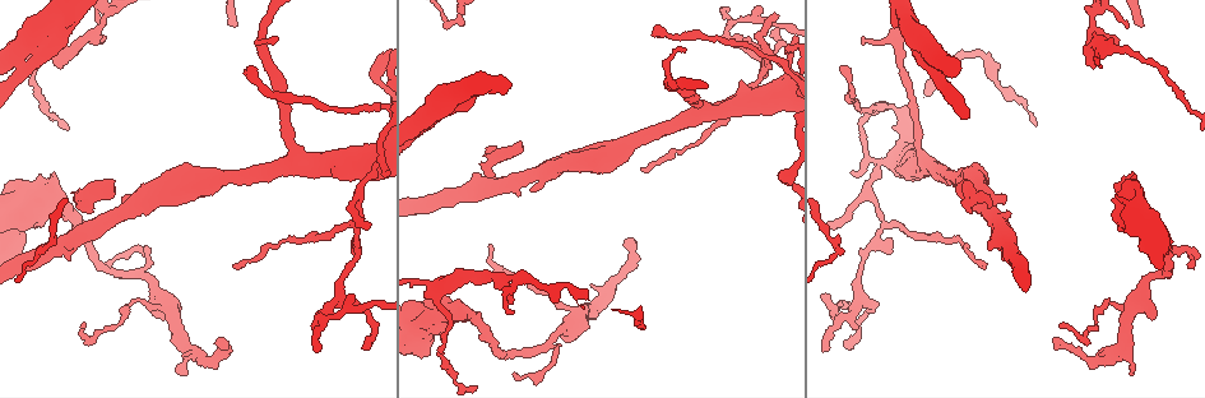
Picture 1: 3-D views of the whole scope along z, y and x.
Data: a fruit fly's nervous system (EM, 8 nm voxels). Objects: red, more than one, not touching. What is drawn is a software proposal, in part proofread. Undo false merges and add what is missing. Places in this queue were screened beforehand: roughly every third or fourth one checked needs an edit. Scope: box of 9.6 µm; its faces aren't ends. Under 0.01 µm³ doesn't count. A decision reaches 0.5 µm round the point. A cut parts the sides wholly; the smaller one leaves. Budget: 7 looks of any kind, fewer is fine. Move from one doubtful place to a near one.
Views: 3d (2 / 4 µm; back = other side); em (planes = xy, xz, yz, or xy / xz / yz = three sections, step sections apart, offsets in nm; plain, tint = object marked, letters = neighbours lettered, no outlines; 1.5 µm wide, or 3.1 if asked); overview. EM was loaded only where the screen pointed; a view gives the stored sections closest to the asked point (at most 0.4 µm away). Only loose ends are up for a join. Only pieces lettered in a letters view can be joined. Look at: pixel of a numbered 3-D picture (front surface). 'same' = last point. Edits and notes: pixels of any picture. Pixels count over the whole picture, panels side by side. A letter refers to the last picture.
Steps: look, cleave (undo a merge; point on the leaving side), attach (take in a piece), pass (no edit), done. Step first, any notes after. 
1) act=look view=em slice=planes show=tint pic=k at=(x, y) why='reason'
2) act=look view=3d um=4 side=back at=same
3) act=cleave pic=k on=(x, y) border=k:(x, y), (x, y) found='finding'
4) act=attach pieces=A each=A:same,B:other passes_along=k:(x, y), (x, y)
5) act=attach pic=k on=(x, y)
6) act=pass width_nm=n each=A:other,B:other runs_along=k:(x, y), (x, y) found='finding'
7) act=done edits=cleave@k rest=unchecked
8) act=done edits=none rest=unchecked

act=look view=em slice=planes show=plain pic=1 at=(776, 17) why='tapers out'

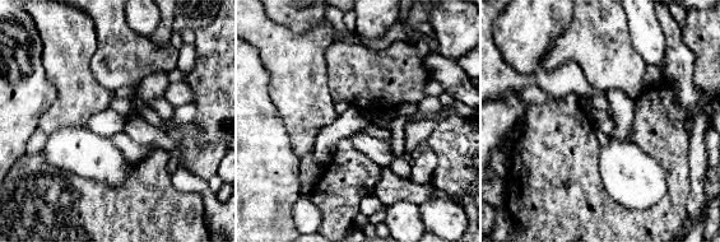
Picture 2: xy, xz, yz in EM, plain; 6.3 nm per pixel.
act=look view=em slice=planes show=letters at=same

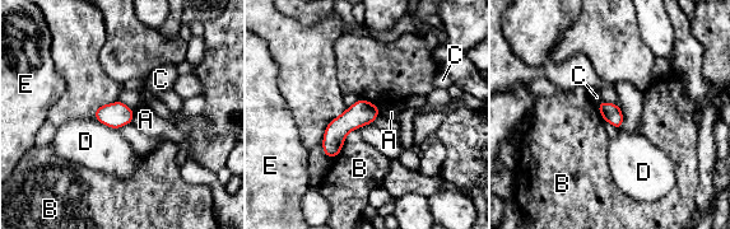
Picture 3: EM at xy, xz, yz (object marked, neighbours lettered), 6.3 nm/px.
act=pass width_nm=130 each=A:other,B:other,C:other,D:other,E:other border=3:(135, 112), (131, 122) found='none of them fits'

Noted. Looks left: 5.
act=look view=em slice=xy step=8 show=letters pic=1 at=(844, 344) why='thin end'

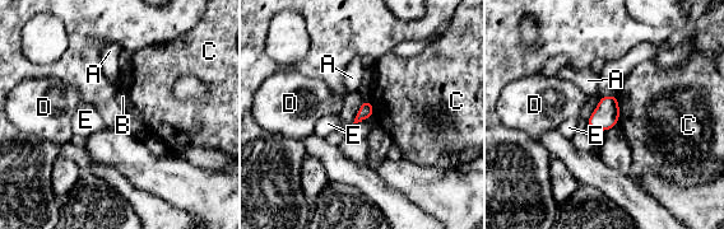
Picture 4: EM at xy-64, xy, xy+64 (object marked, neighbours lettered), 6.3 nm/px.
act=look view=em slice=planes show=letters at=same why='another direction'

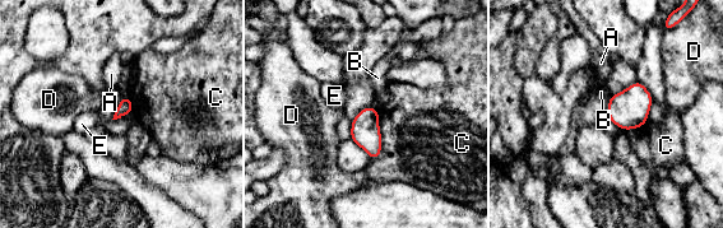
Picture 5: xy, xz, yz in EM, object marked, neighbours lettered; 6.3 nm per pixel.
act=pass longest_contact=C:340nm each=A:other,B:other,C:other,D:other,E:other border=5:(378, 110), (380, 154), (370, 161) found='none of them fits'

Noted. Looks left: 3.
act=look view=em slice=planes show=plain pic=1 at=(178, 372) why='an open end'

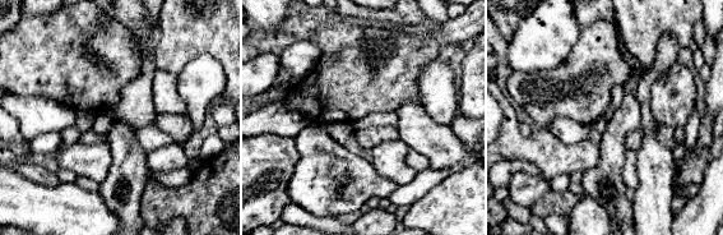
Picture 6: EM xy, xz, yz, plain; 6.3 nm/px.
act=look view=em slice=planes show=tint at=same why='with the object marked'

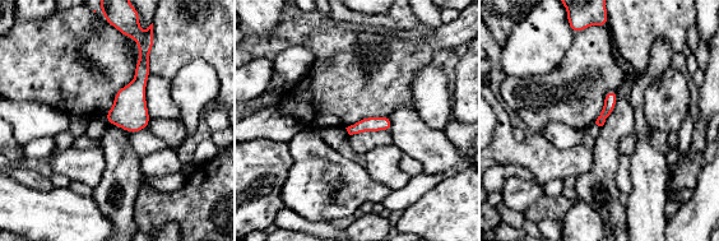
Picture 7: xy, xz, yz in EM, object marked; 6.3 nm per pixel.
act=look view=em slice=planes show=letters at=same

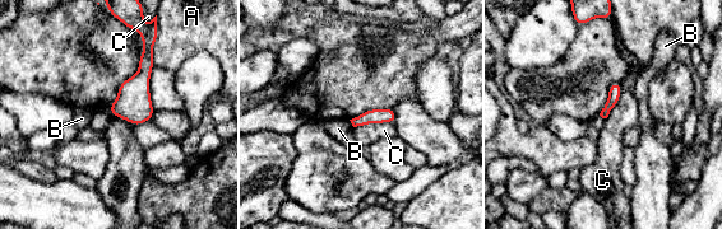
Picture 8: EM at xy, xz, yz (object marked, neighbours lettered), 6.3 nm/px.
act=pass longest_contact=C:260nm each=A:other,B:other,C:other found='no lettered piece goes on from it'

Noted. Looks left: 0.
act=done edits=none rest=unchecked

